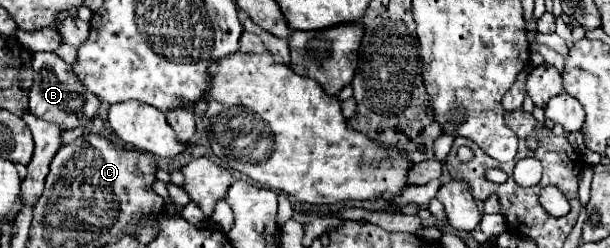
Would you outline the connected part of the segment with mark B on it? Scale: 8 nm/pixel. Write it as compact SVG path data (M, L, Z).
M34 53L32 61L34 83L30 87L30 111L38 119L56 123L60 129L76 129L86 127L88 121L96 115L100 101L94 93L88 93L82 83L72 73L72 67L58 59L54 53Z

